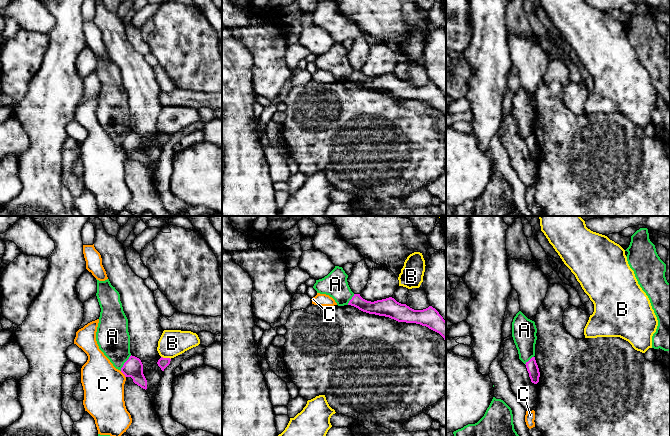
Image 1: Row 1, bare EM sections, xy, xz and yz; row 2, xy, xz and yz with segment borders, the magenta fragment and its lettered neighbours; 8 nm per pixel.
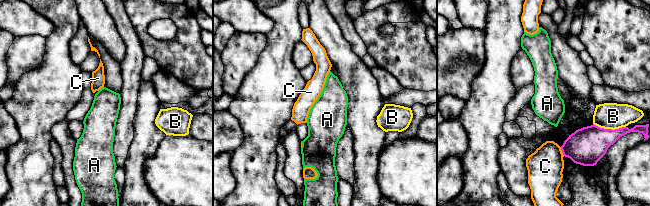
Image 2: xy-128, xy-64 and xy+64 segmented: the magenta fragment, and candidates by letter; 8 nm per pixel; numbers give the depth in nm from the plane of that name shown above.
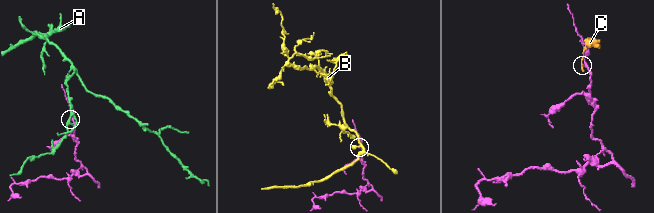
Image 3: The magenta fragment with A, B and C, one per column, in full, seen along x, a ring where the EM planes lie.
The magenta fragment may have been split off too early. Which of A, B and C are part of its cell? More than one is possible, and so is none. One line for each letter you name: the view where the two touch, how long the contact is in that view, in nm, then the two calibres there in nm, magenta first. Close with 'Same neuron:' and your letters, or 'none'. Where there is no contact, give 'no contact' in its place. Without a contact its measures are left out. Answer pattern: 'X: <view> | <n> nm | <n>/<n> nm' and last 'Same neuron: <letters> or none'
Same neuron: none

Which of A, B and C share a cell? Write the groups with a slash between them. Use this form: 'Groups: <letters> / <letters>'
Groups: A / B / C

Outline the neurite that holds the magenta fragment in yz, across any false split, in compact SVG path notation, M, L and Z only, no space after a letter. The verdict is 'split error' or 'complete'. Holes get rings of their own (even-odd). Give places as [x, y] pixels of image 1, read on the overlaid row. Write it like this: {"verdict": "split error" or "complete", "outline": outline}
{"verdict": "complete", "outline": "M532 357L525 365L531 382L537 384L539 382L540 372L535 357Z"}

